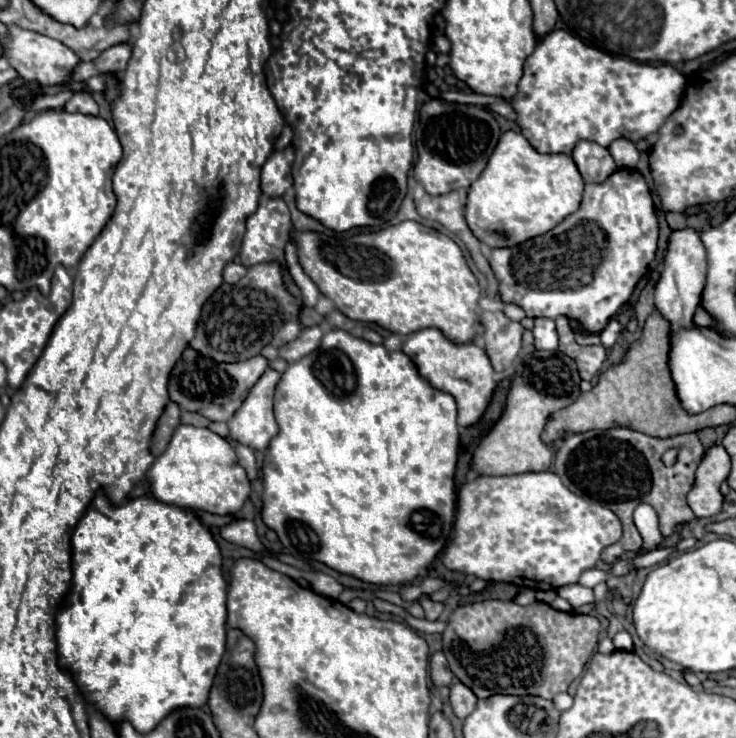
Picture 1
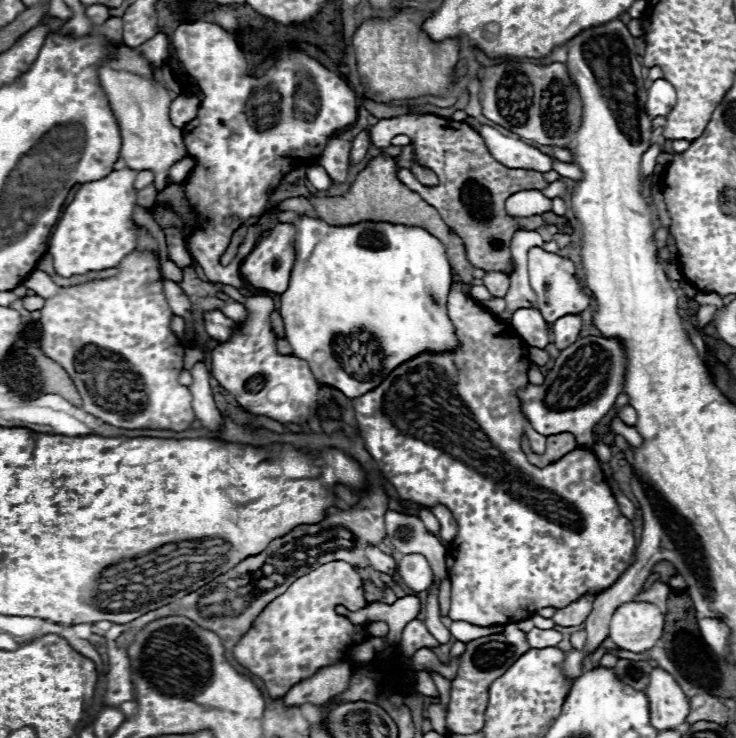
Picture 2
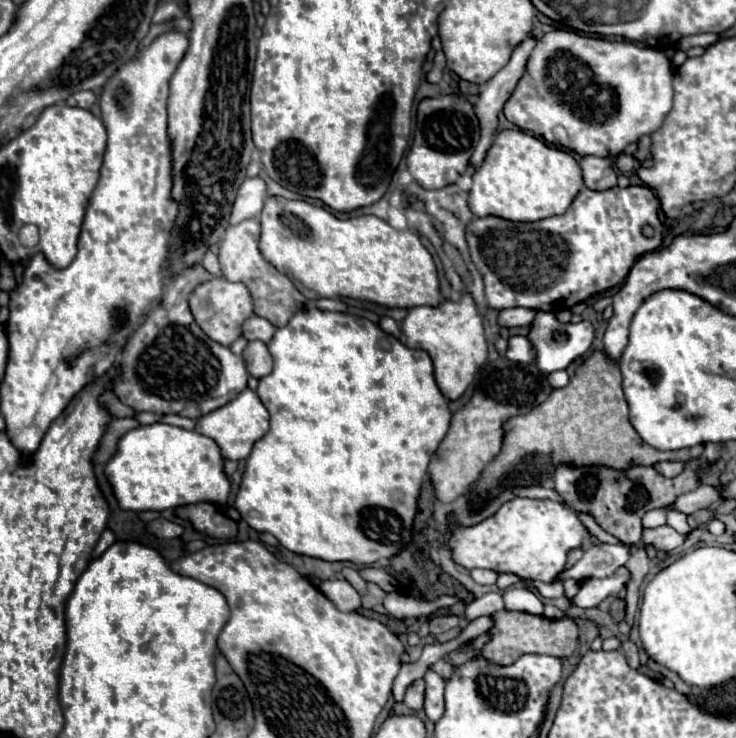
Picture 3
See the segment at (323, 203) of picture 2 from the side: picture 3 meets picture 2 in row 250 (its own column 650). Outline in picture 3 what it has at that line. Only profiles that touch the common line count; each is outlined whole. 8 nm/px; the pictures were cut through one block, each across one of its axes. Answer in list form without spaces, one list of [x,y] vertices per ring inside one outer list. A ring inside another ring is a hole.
[[[594,352],[590,358],[582,362],[582,366],[576,368],[574,378],[564,388],[556,388],[550,392],[550,396],[532,408],[524,416],[516,416],[506,420],[504,426],[504,442],[498,452],[498,456],[486,464],[476,482],[470,486],[466,498],[472,512],[480,512],[480,508],[494,496],[498,496],[504,490],[514,490],[522,486],[534,486],[542,484],[546,478],[552,478],[554,468],[558,464],[574,464],[574,466],[608,466],[614,470],[626,470],[632,466],[654,466],[656,462],[664,460],[678,460],[688,462],[698,458],[704,452],[704,446],[698,444],[694,448],[682,448],[678,452],[660,452],[656,448],[650,448],[646,442],[640,440],[636,430],[632,430],[632,424],[628,420],[628,404],[622,394],[622,376],[618,370],[618,364],[608,360],[604,352]]]

